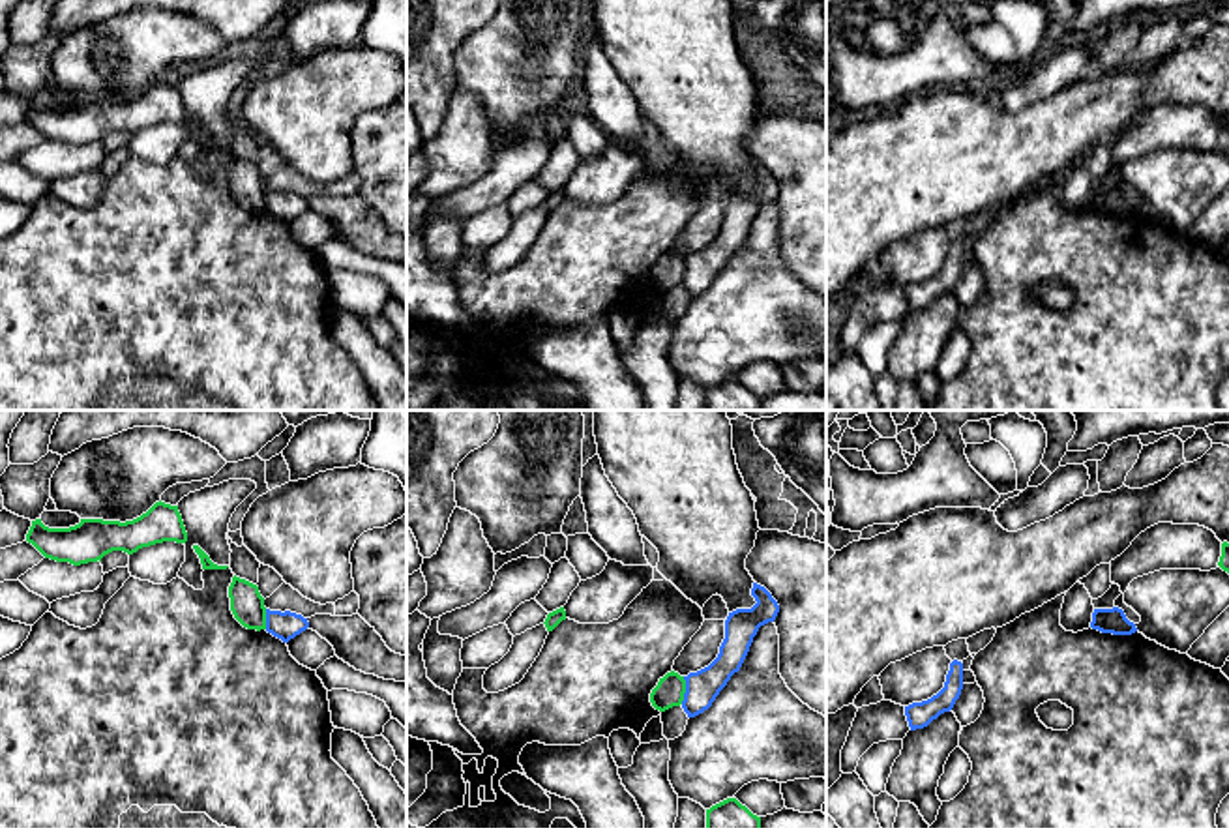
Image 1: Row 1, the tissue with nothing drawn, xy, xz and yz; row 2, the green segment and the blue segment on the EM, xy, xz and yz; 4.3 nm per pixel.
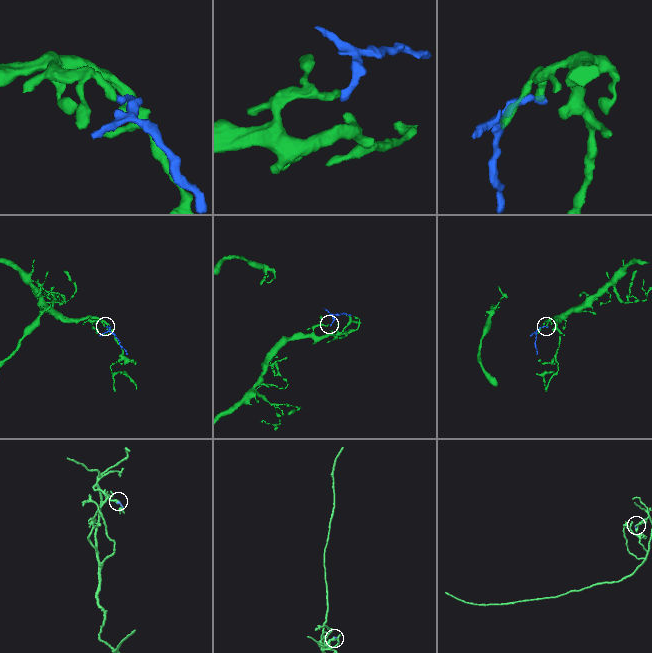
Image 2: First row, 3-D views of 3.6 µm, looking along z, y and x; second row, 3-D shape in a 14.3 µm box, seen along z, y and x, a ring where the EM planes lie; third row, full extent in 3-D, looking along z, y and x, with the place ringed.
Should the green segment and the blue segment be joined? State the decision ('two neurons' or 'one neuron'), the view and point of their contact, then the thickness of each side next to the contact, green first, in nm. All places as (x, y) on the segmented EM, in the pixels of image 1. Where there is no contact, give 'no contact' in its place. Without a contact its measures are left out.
two neurons; contact xz (684, 690); calibres 130 and 140 nm

